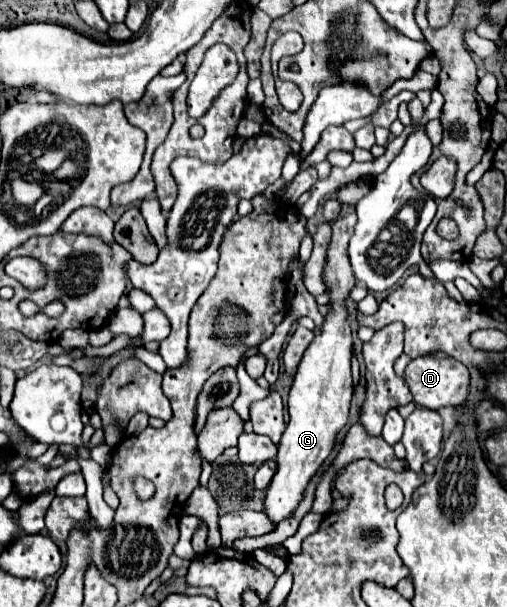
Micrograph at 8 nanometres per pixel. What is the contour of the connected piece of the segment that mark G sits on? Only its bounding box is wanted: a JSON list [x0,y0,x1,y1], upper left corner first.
[265,212,357,522]

